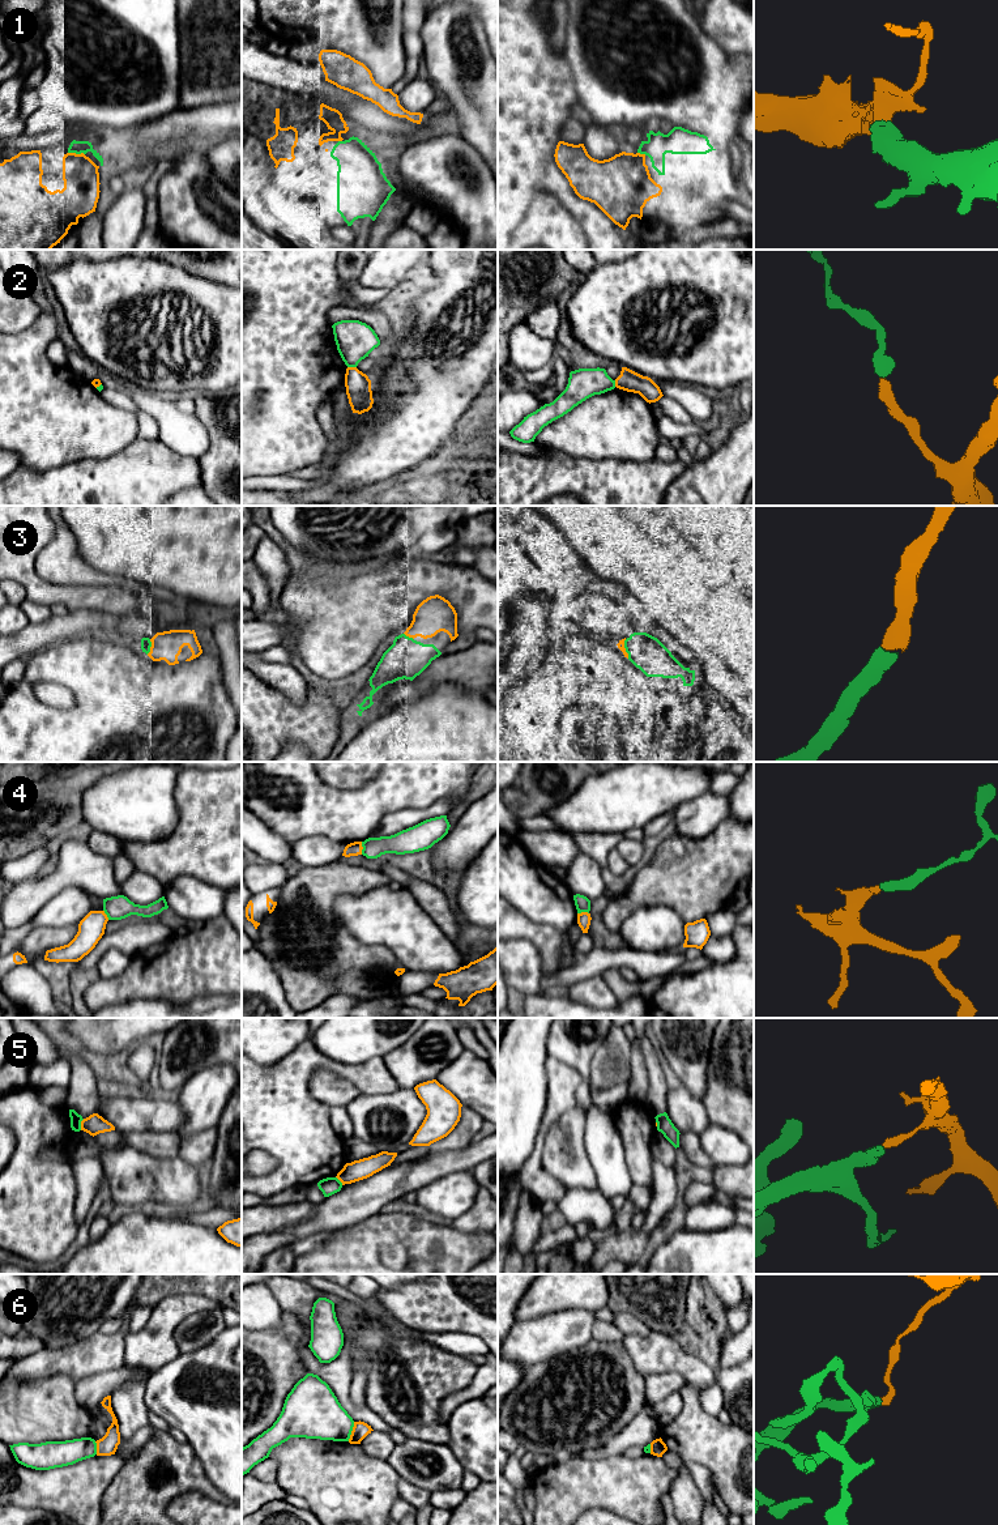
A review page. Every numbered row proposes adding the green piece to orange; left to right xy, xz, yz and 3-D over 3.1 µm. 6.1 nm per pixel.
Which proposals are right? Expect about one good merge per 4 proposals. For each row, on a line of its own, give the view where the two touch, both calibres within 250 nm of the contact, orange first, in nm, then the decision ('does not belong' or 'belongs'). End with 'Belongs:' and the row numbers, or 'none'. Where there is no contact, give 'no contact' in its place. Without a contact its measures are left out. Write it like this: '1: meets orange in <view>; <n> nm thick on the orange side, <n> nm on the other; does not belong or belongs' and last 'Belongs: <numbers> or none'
1: meets orange in xy; 220 nm thick on the orange side, 80 nm on the other; belongs
2: meets orange in xz; 160 nm thick on the orange side, 240 nm on the other; does not belong
3: meets orange in xy; 180 nm thick on the orange side, 60 nm on the other; belongs
4: meets orange in xz; 80 nm thick on the orange side, 140 nm on the other; does not belong
5: meets orange in xy; 120 nm thick on the orange side, 70 nm on the other; does not belong
6: meets orange in xz; 100 nm thick on the orange side, 300 nm on the other; does not belong
Belongs: 1, 3

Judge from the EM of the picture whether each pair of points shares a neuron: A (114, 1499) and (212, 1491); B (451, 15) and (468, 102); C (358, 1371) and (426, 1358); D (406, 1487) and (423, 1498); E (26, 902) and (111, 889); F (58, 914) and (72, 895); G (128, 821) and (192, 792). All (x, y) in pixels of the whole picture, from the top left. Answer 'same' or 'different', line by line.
A: same
B: same
C: different
D: same
E: same
F: same
G: different

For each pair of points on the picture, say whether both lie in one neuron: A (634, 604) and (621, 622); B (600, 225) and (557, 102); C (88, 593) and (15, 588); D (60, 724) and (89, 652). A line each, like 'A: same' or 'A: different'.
A: different
B: same
C: different
D: same

